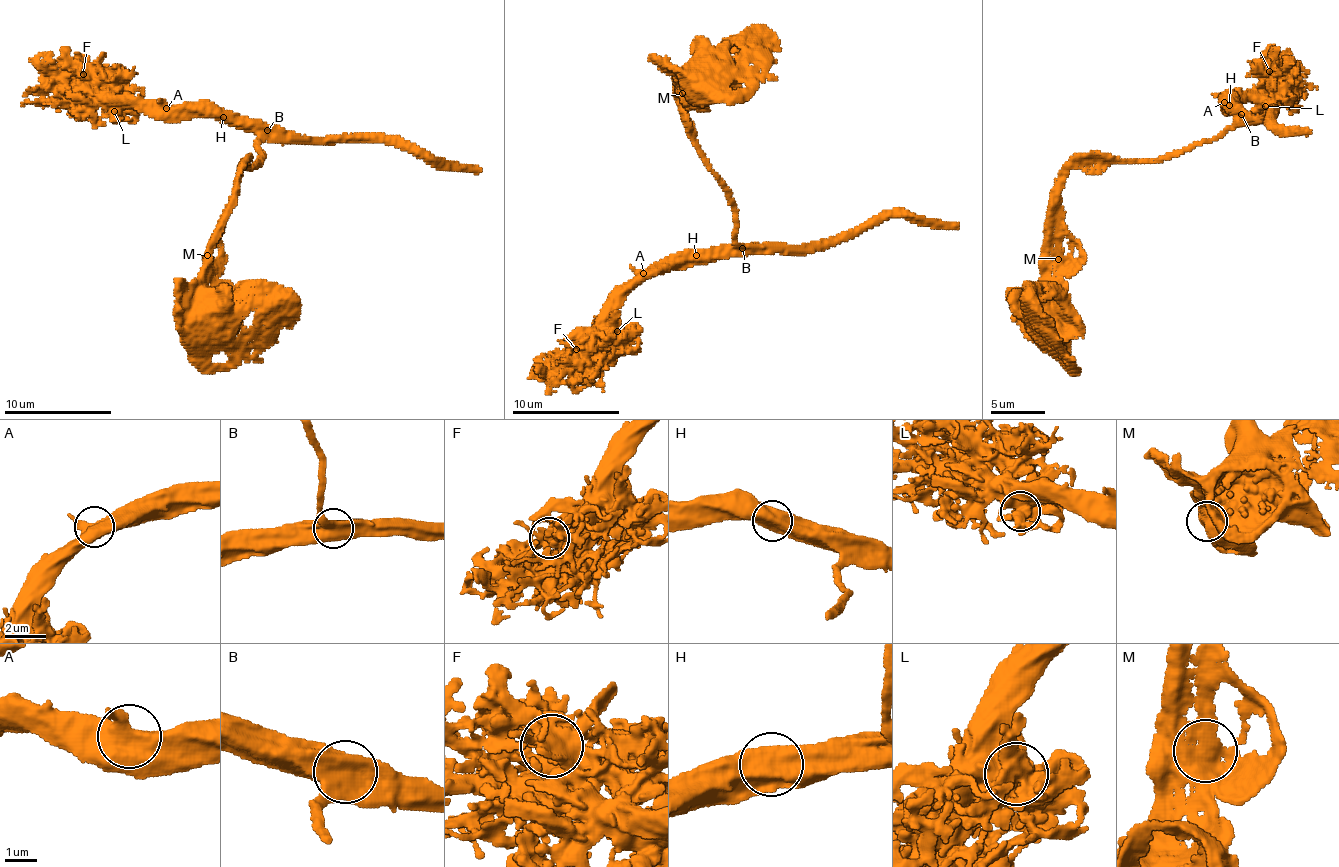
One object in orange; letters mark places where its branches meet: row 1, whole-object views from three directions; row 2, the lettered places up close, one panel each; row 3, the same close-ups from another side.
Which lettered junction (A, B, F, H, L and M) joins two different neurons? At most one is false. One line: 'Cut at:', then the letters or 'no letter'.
Cut at: no letter

